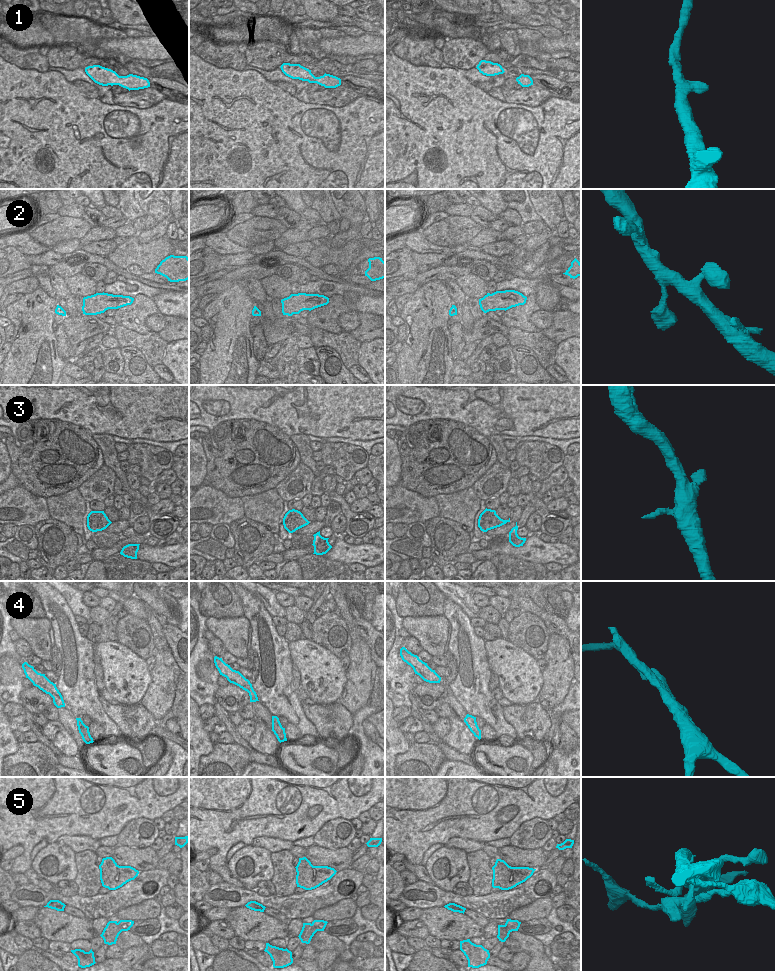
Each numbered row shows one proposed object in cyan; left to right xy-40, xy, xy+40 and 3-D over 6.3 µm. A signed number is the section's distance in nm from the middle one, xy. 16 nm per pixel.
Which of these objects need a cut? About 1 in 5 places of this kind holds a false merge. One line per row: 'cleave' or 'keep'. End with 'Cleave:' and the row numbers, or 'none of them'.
1: keep
2: keep
3: keep
4: cleave
5: cleave
Cleave: 4, 5

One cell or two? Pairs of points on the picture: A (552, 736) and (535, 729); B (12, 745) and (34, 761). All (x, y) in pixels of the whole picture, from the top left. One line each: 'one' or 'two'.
A: two
B: two

